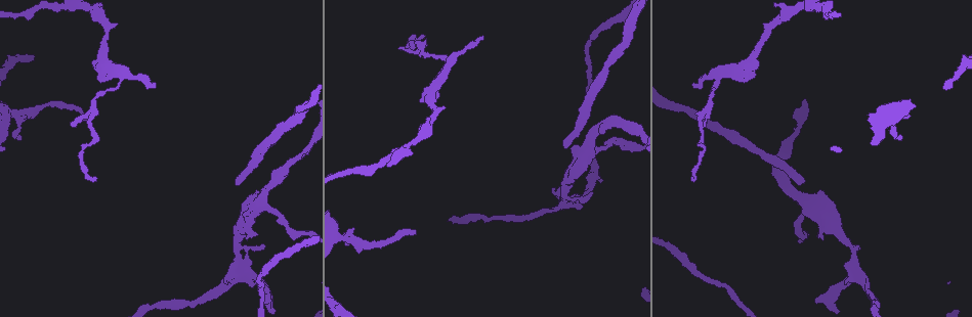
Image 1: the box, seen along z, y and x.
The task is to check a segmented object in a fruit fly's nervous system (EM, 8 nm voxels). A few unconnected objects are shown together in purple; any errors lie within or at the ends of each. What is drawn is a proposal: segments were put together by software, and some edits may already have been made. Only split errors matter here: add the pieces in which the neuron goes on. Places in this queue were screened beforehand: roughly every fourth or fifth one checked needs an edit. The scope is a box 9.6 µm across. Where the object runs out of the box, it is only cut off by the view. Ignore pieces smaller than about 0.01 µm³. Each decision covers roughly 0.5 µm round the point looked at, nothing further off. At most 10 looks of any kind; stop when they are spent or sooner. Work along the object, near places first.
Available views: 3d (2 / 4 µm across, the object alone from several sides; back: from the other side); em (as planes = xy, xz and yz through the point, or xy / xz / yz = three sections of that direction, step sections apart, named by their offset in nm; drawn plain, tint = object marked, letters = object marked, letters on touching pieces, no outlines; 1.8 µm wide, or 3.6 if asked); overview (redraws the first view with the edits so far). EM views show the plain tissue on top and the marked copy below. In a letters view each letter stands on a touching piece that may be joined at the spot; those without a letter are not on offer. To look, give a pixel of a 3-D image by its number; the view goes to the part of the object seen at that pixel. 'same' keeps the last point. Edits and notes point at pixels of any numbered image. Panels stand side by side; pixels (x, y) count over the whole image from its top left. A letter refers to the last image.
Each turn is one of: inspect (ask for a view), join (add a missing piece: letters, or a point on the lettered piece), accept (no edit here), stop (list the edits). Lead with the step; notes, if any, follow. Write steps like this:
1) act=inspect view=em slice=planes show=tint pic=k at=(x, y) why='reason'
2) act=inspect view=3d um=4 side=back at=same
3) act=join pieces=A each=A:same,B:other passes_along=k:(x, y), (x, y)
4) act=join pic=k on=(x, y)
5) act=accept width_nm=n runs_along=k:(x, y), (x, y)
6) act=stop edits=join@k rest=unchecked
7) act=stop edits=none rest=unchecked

act=inspect view=em um=3.6 slice=planes show=letters pic=1 at=(239, 246) why='calibre changes'

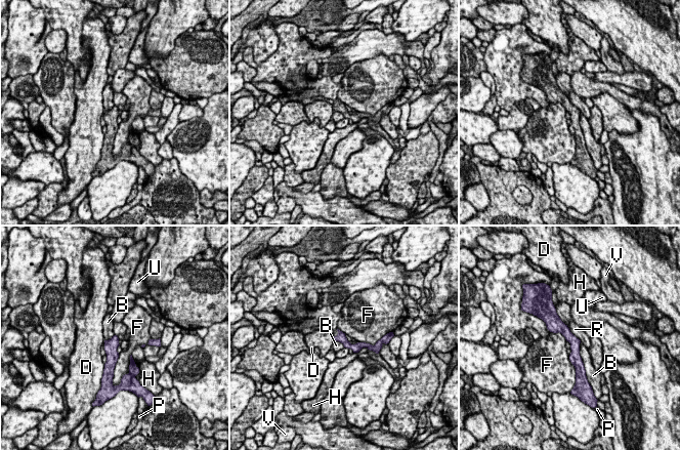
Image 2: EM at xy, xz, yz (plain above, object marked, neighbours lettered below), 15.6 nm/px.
act=accept each=B:other,D:other,F:other,H:other,P:other,R:other,U:other,V:other border=2:(580, 342), (580, 357), (586, 373) found='none of them fits'

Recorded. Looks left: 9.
act=inspect view=em slice=planes show=letters pic=1 at=(423, 38) why='thin end'

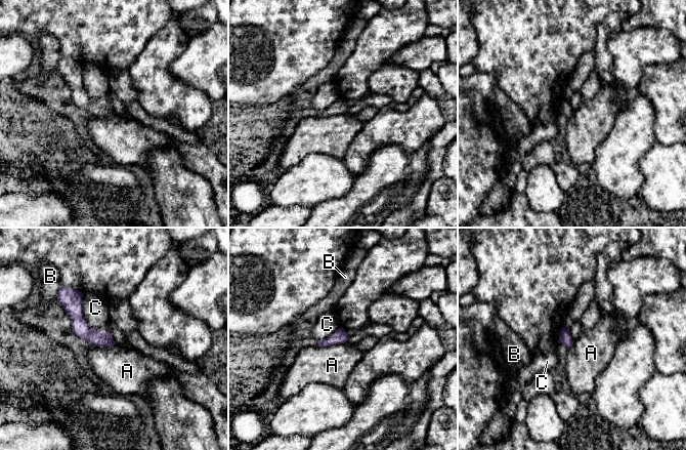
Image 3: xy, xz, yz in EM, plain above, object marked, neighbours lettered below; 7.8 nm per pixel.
act=accept each=A:other,B:other,C:other border=3:(344, 342), (314, 346) found='none of them fits'

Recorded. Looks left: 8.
act=inspect view=em slice=xz step=8 show=letters pic=1 at=(694, 85) why='an open end'

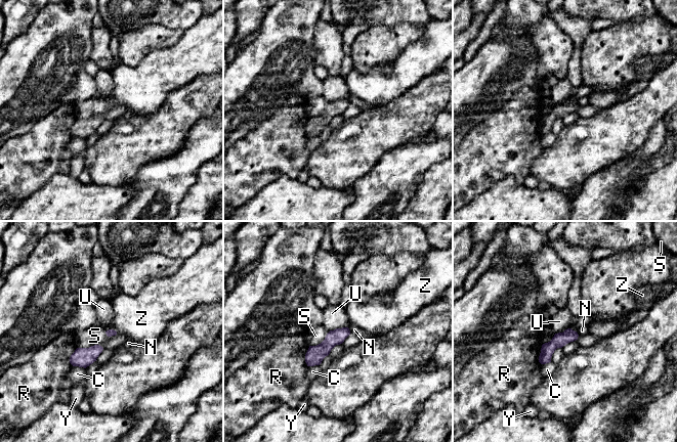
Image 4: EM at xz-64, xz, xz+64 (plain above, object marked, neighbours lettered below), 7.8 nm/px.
act=inspect view=em slice=planes show=letters at=same

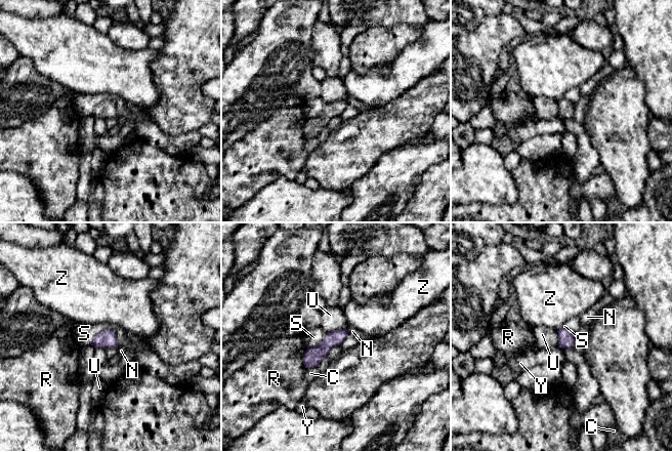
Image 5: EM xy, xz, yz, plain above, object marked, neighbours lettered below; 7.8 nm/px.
act=accept each=C:other,N:other,R:other,S:other,U:other,Y:other,Z:other runs_along=5:(344, 332), (333, 338), (307, 365) found='none of them fits'

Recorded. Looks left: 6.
act=inspect view=3d um=4 side=back pic=1 at=(901, 136) why='branch stops here'

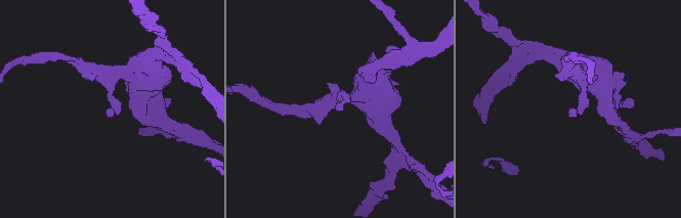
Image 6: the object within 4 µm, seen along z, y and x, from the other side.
act=inspect view=em slice=planes show=letters pic=6 at=(569, 110)

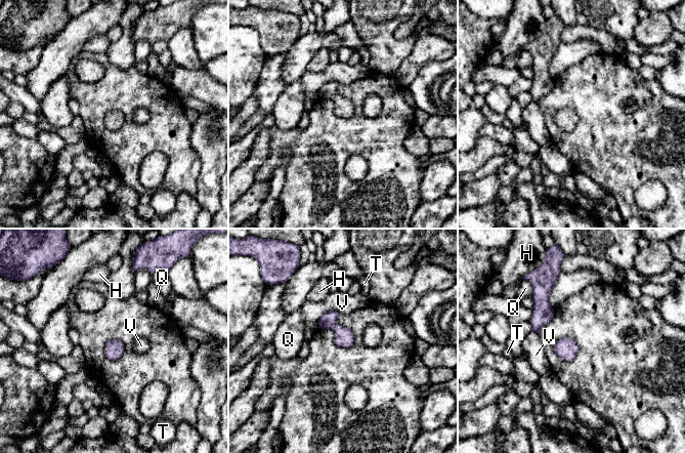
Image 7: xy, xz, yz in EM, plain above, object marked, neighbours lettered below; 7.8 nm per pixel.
act=accept width_nm=140 each=H:other,Q:other,T:other,V:other border=7:(340, 313), (327, 311), (317, 327) found='no lettered piece goes on from it'

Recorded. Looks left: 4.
act=stop edits=none rest=unchecked

